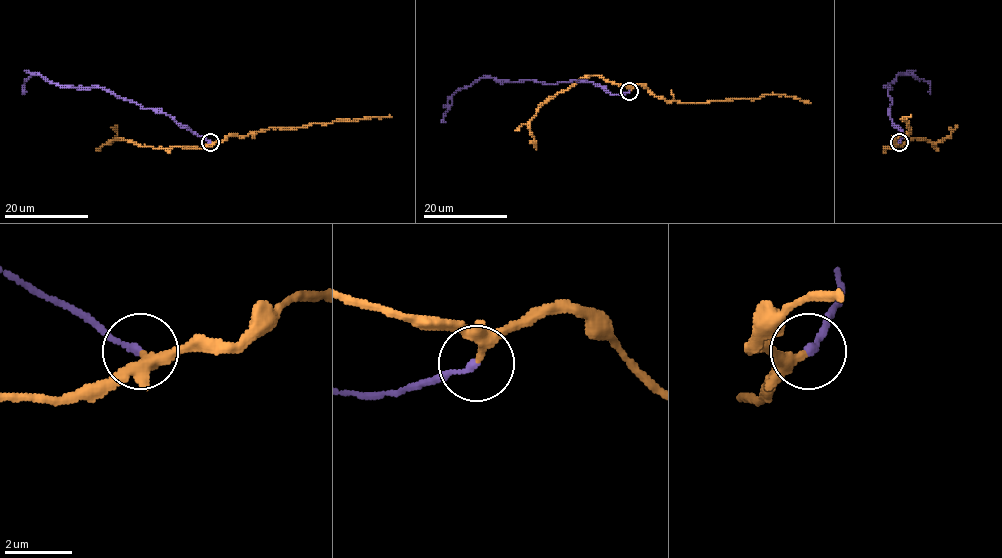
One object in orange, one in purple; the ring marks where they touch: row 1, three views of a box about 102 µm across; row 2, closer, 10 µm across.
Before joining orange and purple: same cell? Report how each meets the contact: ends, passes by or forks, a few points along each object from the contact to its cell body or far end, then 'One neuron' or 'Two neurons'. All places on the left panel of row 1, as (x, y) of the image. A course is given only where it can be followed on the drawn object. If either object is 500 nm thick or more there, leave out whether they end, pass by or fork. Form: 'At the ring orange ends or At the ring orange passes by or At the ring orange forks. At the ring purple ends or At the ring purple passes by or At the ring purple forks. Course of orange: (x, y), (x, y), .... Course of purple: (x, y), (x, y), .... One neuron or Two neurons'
At the ring orange passes by. At the ring purple ends. Course of orange: (210, 142), (223, 142), (229, 135), (241, 136), (271, 128), (301, 128), (313, 124), (391, 116). Course of purple: (210, 142), (162, 112), (143, 109), (101, 88), (64, 87), (33, 74), (25, 80), (23, 93). One neuron

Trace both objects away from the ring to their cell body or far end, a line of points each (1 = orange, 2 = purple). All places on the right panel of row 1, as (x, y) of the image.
1: (899, 142), (892, 142), (899, 135), (909, 133), (907, 122), (902, 120), (910, 116)
2: (899, 142), (903, 133), (889, 116), (892, 103), (884, 87), (898, 74), (912, 75), (926, 80), (929, 93)

